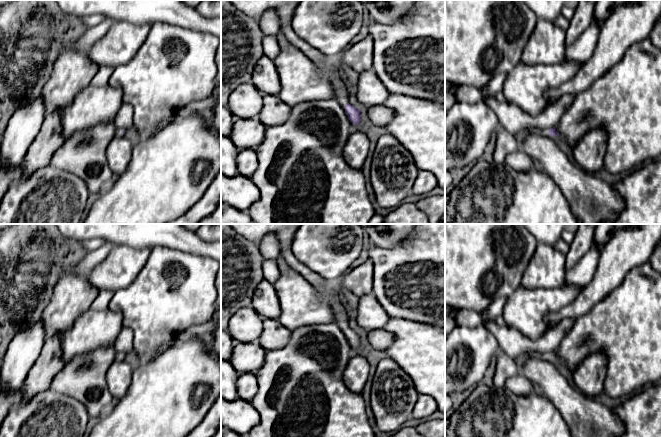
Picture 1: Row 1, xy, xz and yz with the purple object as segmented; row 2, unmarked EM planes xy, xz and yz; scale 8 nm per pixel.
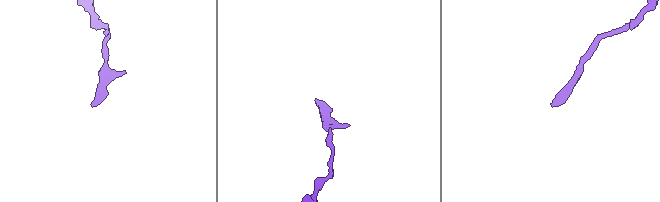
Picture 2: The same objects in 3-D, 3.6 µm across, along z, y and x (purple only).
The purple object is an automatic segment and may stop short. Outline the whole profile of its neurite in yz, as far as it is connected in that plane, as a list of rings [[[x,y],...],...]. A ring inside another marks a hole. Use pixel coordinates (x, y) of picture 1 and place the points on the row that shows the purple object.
[[[555,127],[545,130],[539,128],[529,128],[526,130],[526,134],[539,134],[542,136],[549,136],[552,140],[556,142],[560,140],[559,133],[556,131]]]

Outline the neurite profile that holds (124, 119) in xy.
[[[122,103],[119,111],[117,112],[114,124],[120,129],[131,129],[134,123],[134,109],[131,105]]]

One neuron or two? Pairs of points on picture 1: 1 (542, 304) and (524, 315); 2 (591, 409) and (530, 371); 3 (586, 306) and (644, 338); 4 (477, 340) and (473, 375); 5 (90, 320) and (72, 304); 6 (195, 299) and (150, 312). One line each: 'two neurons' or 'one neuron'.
1: one neuron
2: one neuron
3: two neurons
4: one neuron
5: two neurons
6: one neuron

